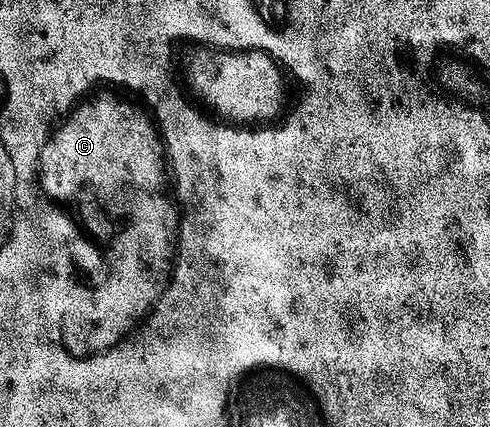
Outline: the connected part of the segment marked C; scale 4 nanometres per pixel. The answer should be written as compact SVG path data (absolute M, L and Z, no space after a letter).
M100 94L86 97L65 115L60 124L48 126L45 138L42 139L41 146L37 147L37 154L34 154L33 163L28 165L20 163L17 167L21 182L25 182L25 190L33 190L33 194L37 194L37 198L41 198L41 202L45 202L49 210L57 210L57 218L61 218L61 242L65 242L65 278L61 278L55 321L65 351L77 358L90 358L93 354L102 354L103 351L110 350L134 329L133 317L136 316L137 310L133 306L125 306L125 302L141 302L144 298L147 300L146 303L156 302L157 295L163 289L163 280L168 279L171 273L179 225L179 207L171 197L171 190L167 185L165 151L154 123L146 115L145 119L131 103L124 102L113 94Z

